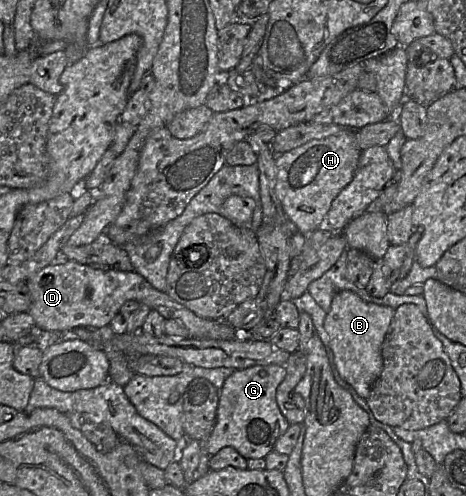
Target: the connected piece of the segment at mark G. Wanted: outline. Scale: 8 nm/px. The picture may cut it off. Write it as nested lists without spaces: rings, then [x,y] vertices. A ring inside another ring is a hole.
[[[257,365],[235,370],[225,380],[220,390],[216,422],[205,444],[210,456],[224,447],[233,447],[246,459],[265,458],[274,450],[277,439],[290,426],[276,401],[277,388],[286,374],[285,366]]]

